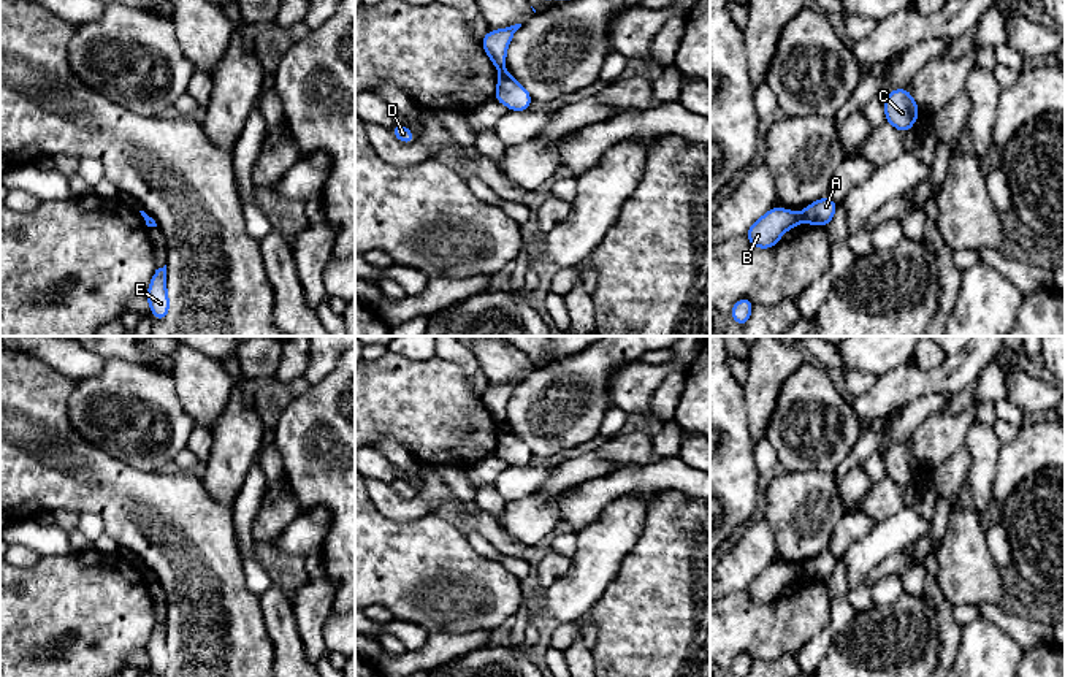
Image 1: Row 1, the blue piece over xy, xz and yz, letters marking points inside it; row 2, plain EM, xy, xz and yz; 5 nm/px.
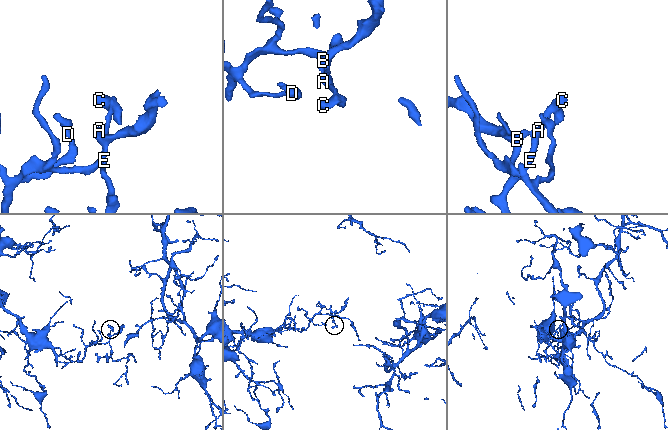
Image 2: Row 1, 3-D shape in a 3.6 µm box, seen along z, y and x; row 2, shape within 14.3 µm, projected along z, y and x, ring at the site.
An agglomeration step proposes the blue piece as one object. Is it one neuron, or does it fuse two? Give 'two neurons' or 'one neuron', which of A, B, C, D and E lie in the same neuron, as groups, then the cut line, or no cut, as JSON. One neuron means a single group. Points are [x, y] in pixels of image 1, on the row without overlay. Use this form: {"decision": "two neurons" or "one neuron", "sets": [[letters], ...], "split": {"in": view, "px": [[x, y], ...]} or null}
{"decision": "two neurons", "sets": [["A", "C", "E"], ["B", "D"]], "split": {"in": "xz", "px": [[503, 424], [500, 427]]}}

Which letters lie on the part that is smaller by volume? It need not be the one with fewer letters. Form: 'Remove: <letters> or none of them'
Remove: A, C, E

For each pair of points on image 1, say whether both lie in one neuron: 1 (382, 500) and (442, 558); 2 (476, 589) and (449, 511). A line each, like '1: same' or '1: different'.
1: different
2: different

